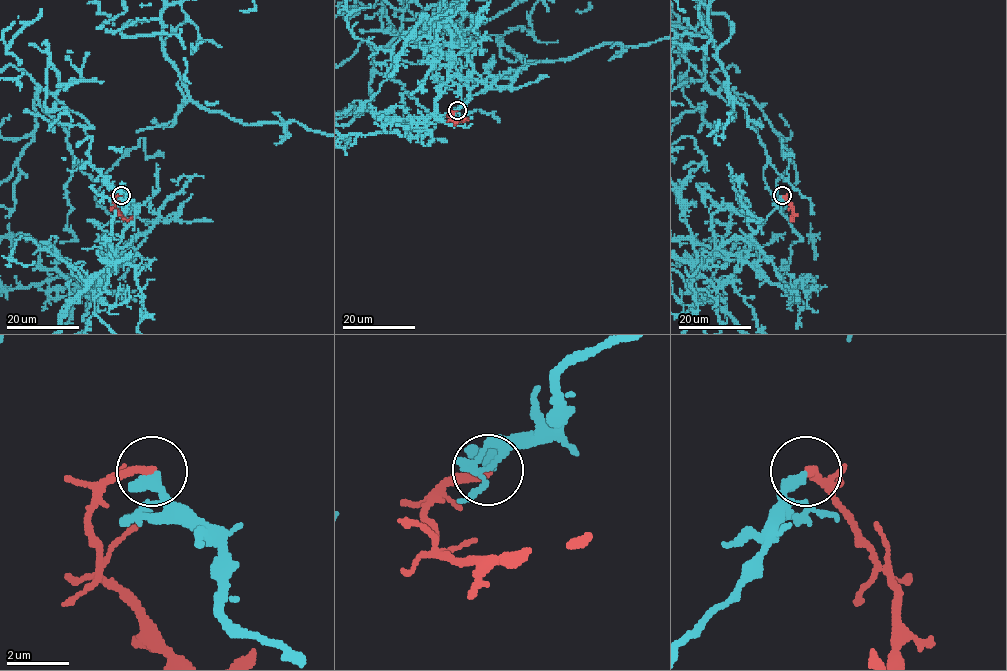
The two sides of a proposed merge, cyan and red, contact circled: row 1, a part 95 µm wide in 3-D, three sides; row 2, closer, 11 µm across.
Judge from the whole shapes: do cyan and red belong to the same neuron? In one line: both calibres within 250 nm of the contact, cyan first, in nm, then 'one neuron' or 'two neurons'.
400 nm thick on the cyan side, 240 nm on the other; one neuron

